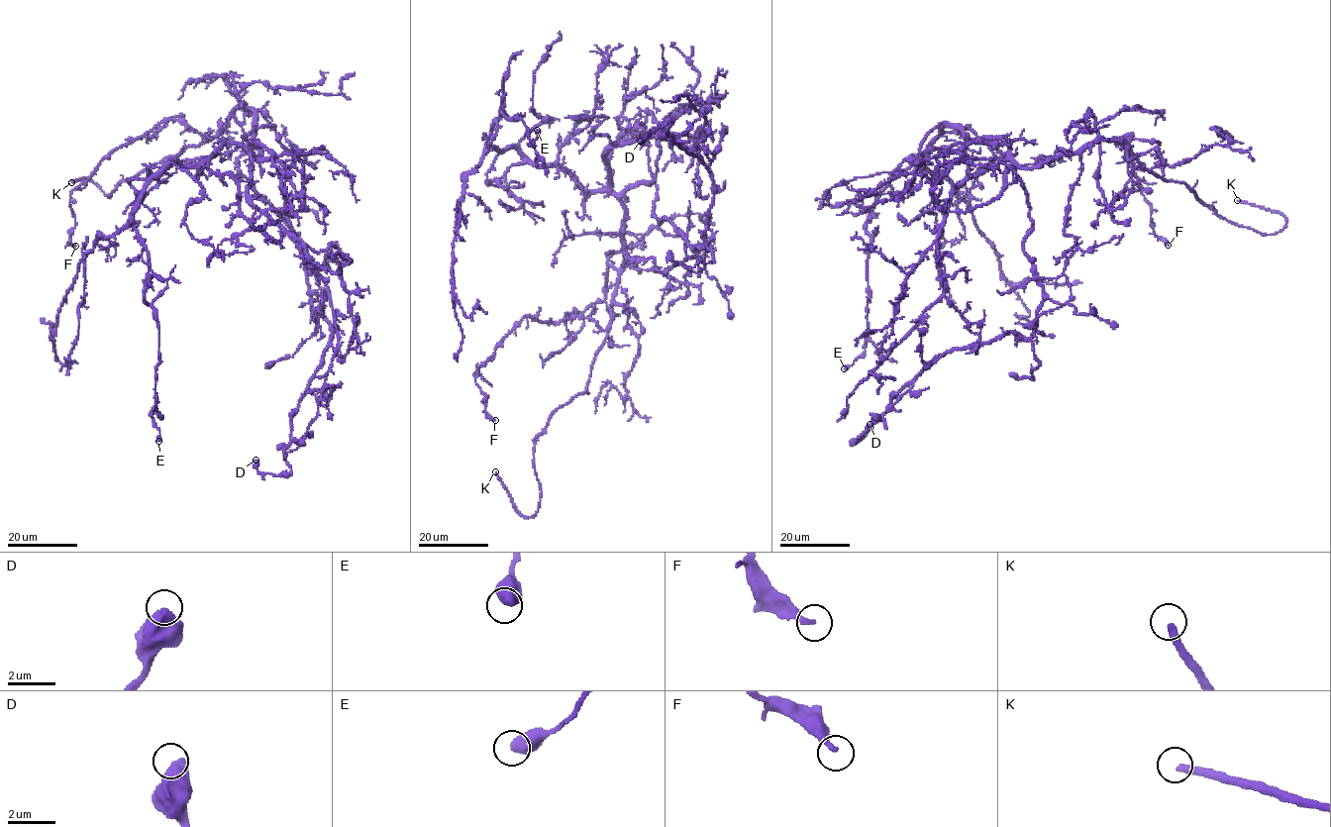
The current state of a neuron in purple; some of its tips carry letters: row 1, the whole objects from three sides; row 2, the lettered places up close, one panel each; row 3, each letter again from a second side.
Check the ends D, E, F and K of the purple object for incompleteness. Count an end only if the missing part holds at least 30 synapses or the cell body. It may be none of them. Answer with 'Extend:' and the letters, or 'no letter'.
Extend: K

